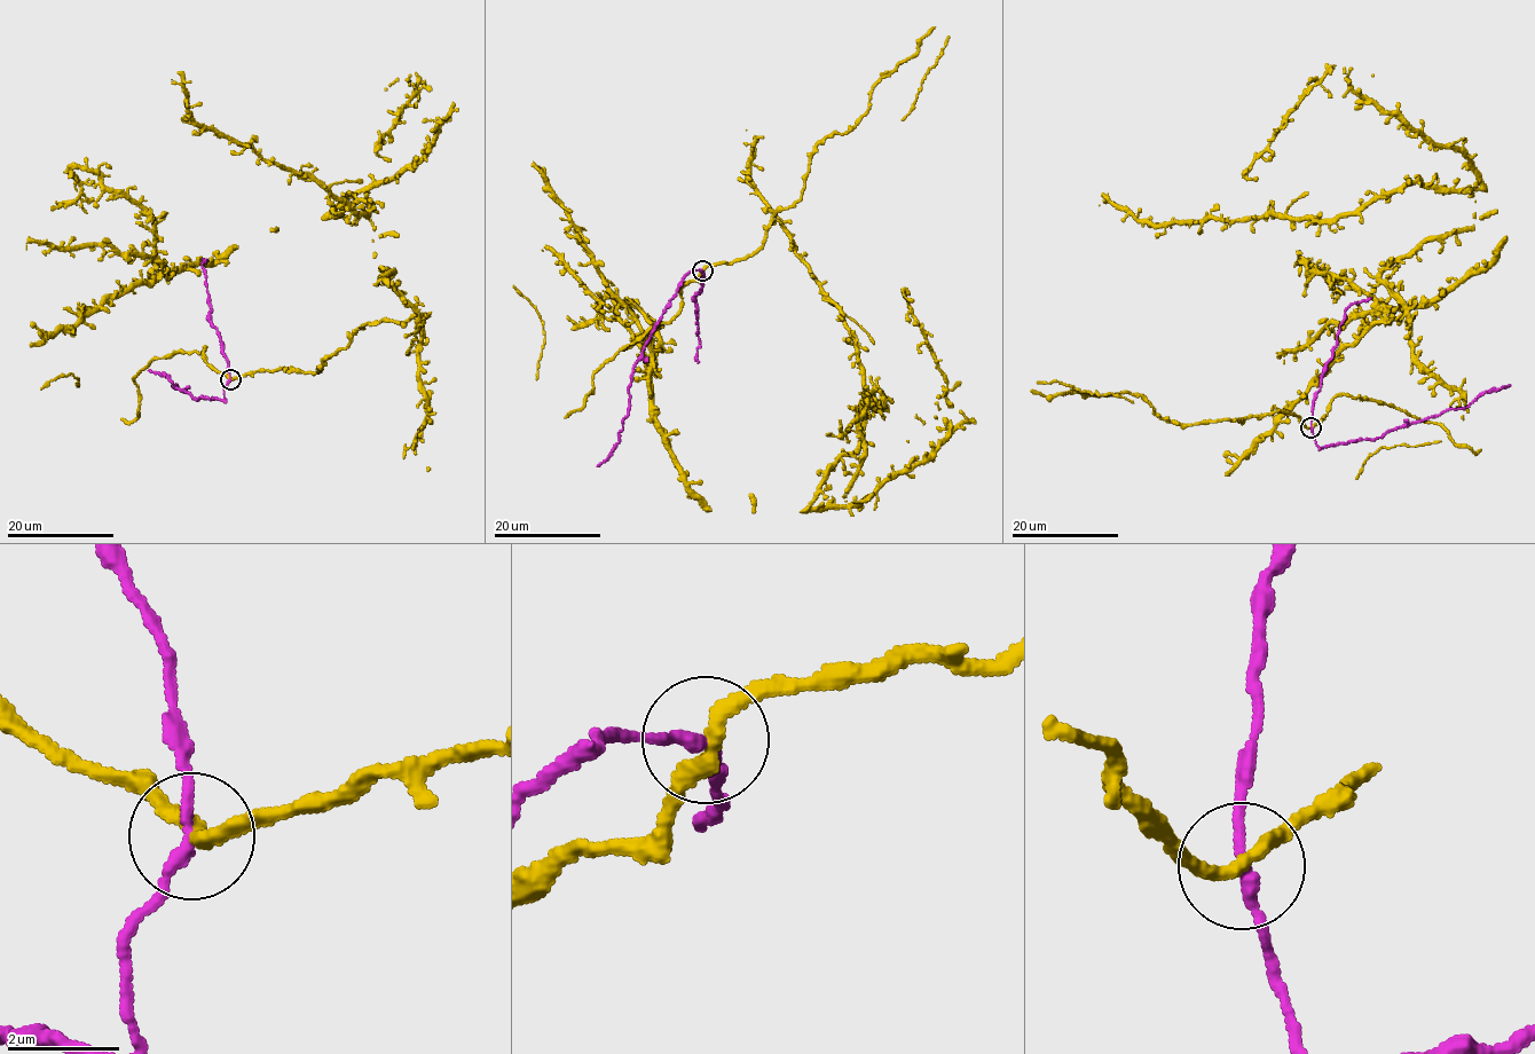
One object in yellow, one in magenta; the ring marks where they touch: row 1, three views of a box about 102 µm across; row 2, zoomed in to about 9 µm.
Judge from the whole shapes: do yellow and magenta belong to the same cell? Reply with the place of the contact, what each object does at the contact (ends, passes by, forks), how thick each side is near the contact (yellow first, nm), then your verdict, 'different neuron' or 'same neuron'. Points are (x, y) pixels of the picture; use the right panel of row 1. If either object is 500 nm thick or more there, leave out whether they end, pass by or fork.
at (1311, 427); yellow passes by; magenta passes by; 280 nm thick on the yellow side, 190 nm on the other; different neuron

